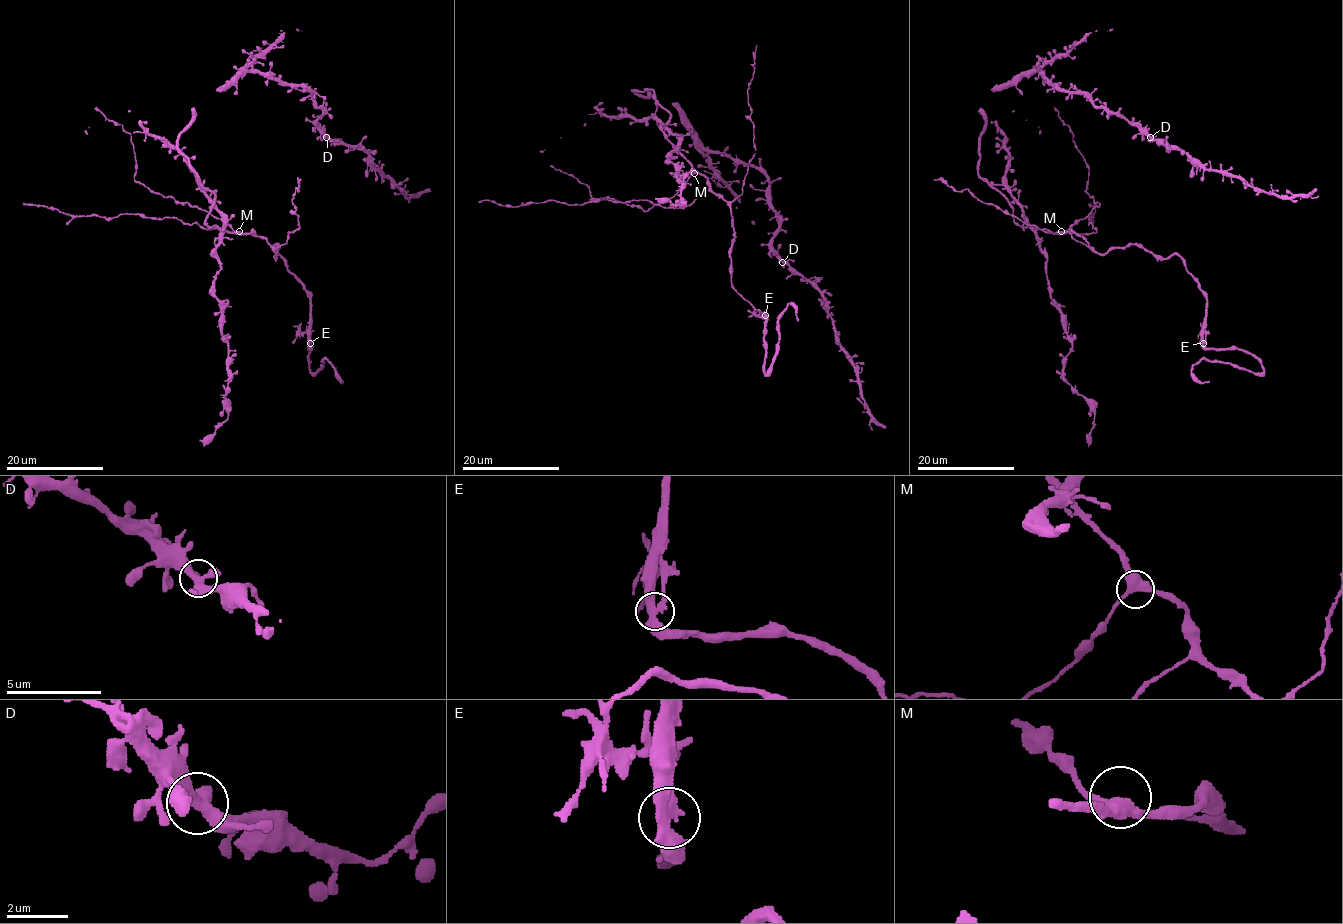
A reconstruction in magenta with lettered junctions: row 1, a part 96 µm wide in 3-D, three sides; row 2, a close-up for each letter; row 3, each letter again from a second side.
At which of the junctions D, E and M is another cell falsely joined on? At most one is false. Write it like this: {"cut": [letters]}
{"cut": ["E"]}

